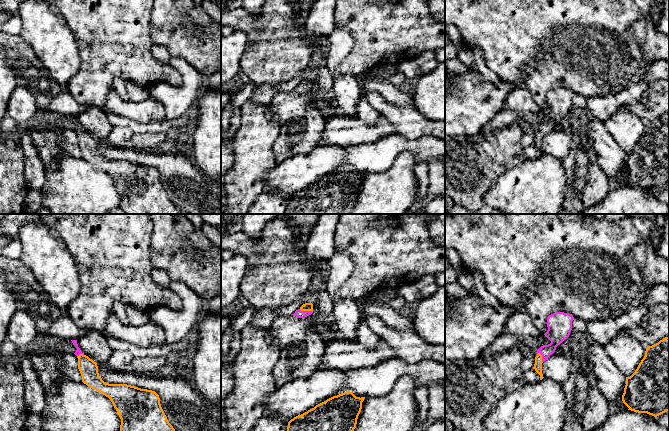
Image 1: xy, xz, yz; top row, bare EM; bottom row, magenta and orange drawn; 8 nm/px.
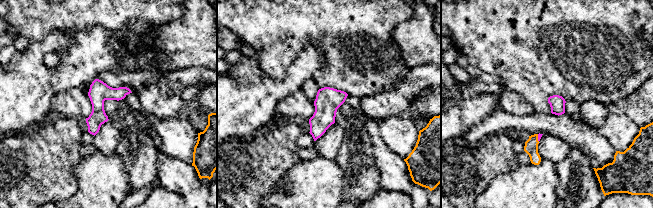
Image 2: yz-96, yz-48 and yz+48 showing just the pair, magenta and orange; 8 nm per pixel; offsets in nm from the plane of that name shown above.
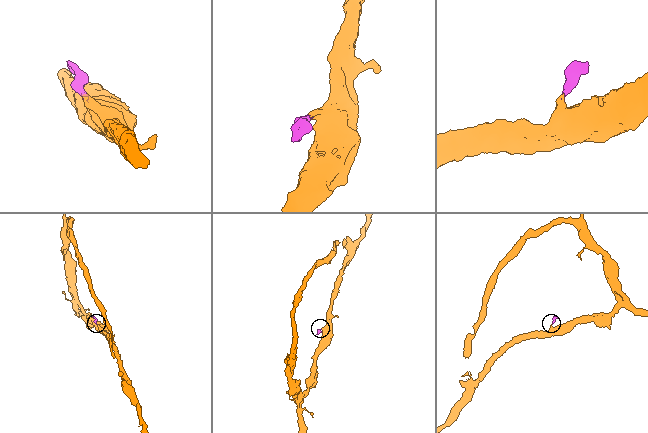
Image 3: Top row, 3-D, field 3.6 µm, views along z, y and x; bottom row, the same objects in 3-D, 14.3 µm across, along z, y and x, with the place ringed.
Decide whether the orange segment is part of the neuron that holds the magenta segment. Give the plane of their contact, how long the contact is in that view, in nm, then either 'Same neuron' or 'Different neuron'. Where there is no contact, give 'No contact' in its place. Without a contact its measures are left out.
Touches magenta in xz. Shared border 110 nm. Same neuron

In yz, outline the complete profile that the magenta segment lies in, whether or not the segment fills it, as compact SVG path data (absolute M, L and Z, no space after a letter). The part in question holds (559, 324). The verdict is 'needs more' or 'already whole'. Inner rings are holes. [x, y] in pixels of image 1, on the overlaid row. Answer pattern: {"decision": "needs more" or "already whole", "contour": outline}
{"decision": "needs more", "contour": "M556 312L548 316L547 327L548 330L544 334L551 343L543 345L537 350L537 356L535 357L535 364L533 369L540 375L542 380L542 363L552 355L556 347L566 340L572 330L572 321L574 317L569 313Z"}

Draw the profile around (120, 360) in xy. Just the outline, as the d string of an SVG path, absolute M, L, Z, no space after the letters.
M113 350L109 359L105 363L105 366L116 372L126 371L129 370L133 359L134 357L129 351Z

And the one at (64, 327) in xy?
M67 311L62 312L50 327L49 334L61 339L78 340L81 336L93 331L80 328Z

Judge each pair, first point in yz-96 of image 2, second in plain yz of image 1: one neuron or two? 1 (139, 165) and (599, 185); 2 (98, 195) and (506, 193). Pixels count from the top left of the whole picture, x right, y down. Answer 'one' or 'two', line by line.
1: one
2: one

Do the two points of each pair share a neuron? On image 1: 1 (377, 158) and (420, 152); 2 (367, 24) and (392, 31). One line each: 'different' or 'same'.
1: same
2: same

